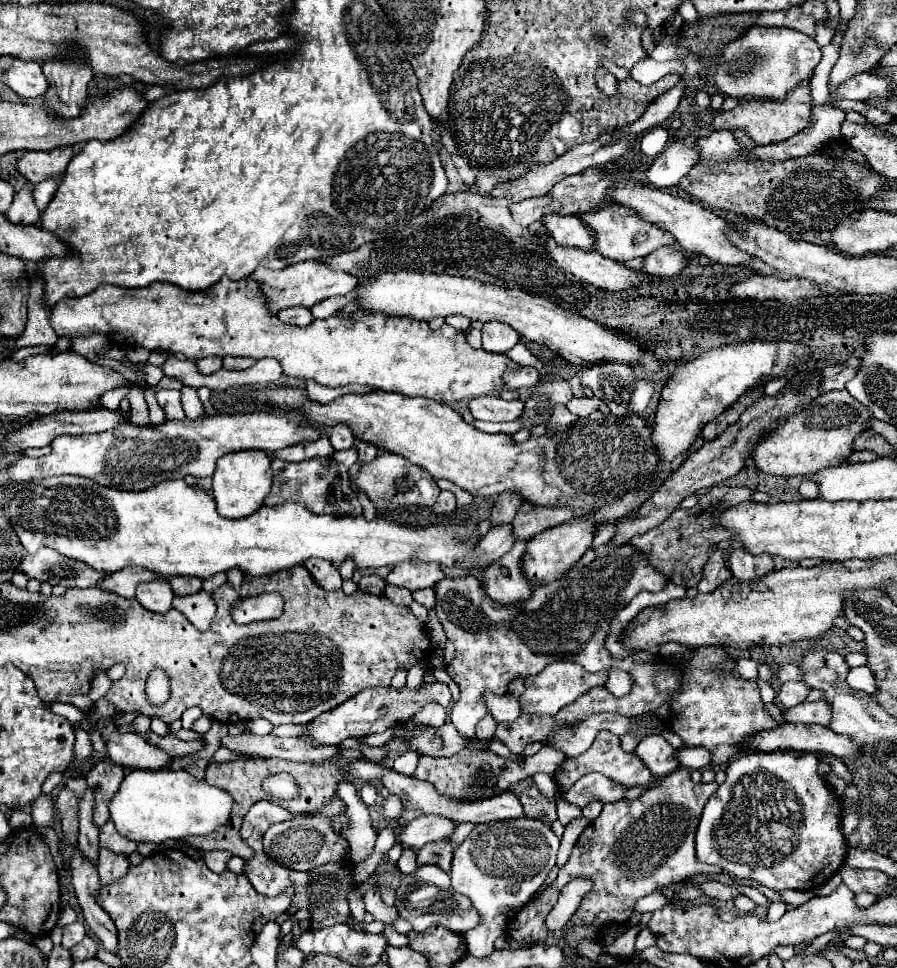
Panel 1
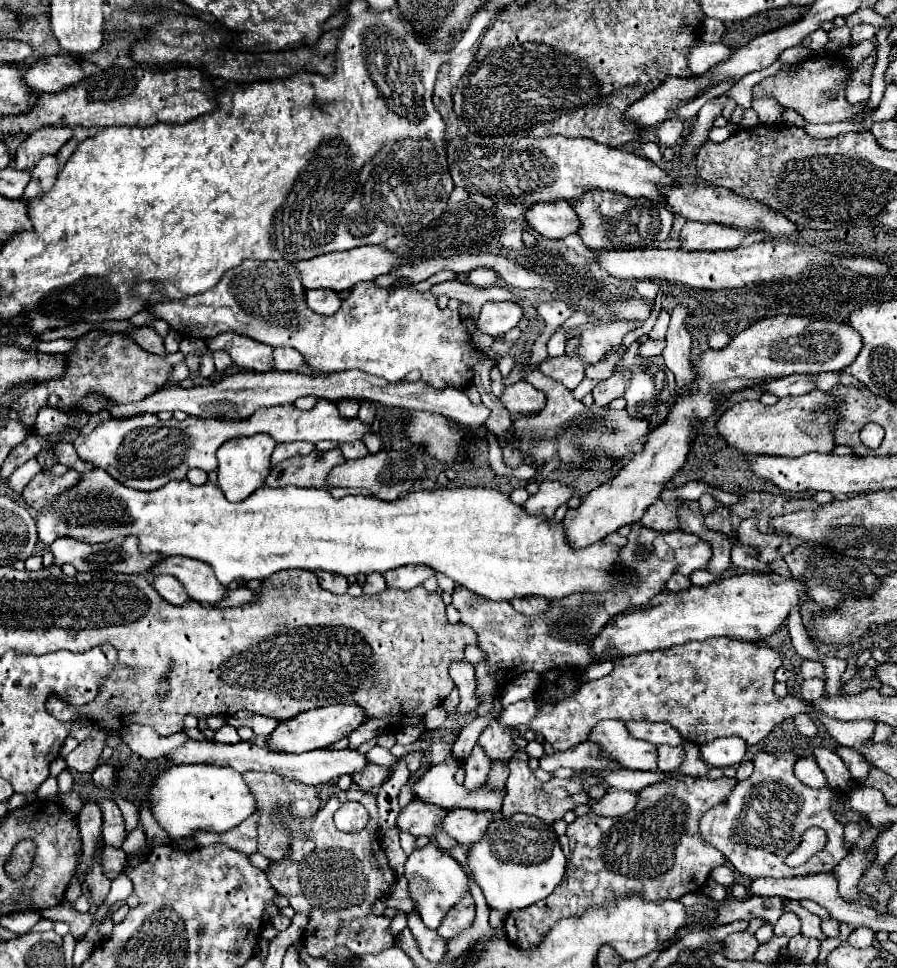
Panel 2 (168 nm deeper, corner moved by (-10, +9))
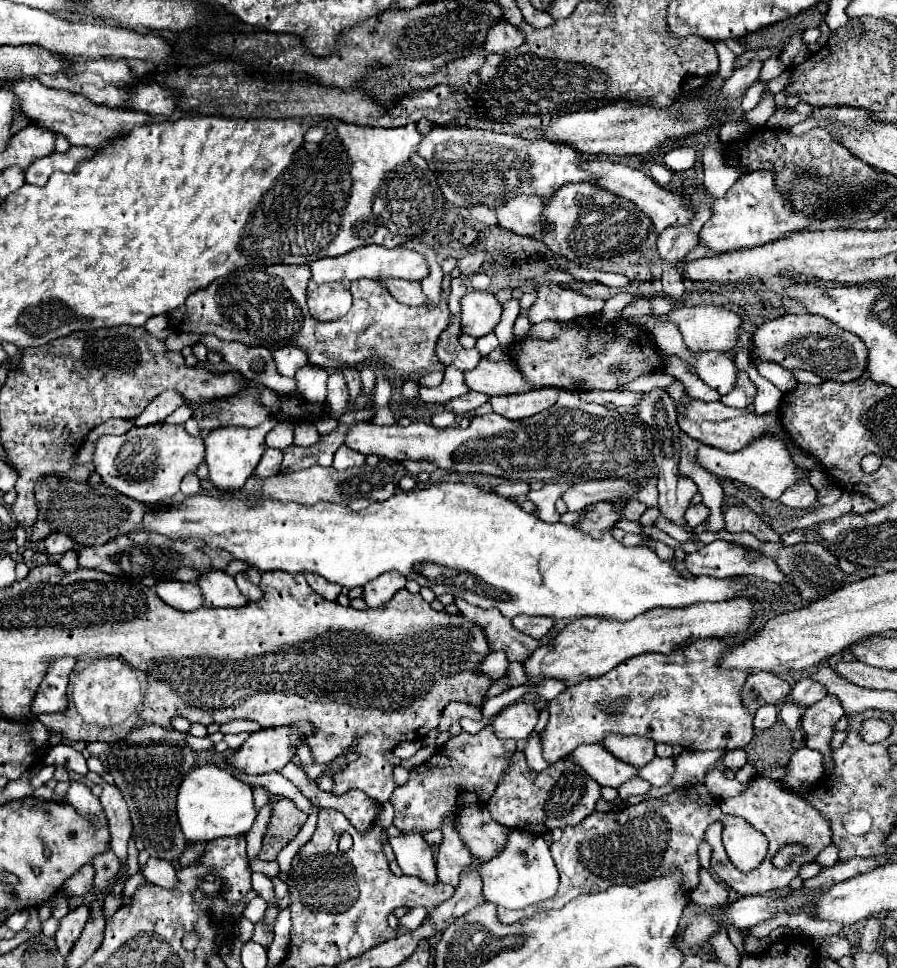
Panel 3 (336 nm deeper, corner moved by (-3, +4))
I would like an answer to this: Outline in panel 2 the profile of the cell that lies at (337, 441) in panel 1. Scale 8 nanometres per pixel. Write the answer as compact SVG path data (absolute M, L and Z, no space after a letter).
M341 399L341 401L337 401L337 409L343 417L355 417L359 411L359 401L357 399Z

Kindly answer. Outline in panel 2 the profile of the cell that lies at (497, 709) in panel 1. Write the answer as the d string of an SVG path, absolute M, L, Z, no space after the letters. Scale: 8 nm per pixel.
M525 699L525 701L517 701L513 705L503 707L497 721L501 727L515 729L517 725L529 723L535 715L537 715L537 705L533 703L533 699Z

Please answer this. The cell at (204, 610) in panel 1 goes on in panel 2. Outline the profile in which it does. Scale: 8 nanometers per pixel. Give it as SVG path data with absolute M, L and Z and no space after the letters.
M239 587L235 591L229 593L229 599L225 599L225 603L221 603L221 609L223 607L239 607L243 603L249 603L255 599L255 591L253 589L247 589L247 587Z

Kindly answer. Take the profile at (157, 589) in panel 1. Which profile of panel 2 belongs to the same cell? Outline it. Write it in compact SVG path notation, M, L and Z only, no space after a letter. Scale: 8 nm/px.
M155 575L153 577L153 587L159 591L159 595L165 601L169 601L173 605L183 605L183 603L191 601L185 587L173 575Z

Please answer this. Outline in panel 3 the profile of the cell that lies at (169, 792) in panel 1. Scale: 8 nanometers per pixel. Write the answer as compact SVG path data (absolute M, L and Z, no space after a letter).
M214 764L196 766L182 778L176 798L176 814L178 824L190 842L210 842L222 836L246 834L256 818L252 788Z

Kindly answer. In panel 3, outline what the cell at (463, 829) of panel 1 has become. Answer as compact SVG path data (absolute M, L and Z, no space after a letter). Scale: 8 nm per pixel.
M486 726L478 734L460 732L452 736L422 766L410 772L410 780L392 792L396 810L394 826L402 832L426 832L440 828L448 812L456 814L466 804L486 804L496 790L500 774L508 768L508 758L516 750L516 740L502 740Z

